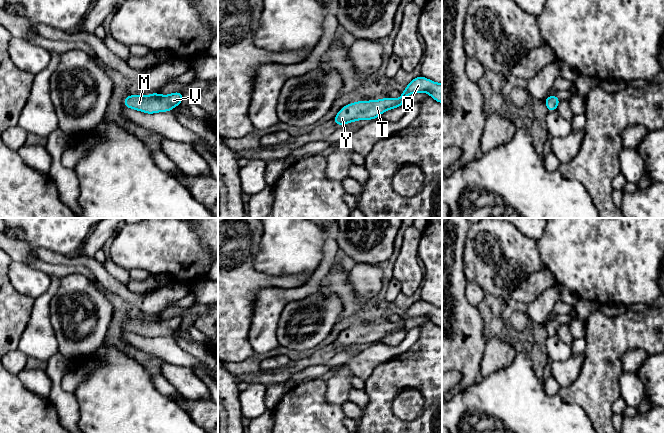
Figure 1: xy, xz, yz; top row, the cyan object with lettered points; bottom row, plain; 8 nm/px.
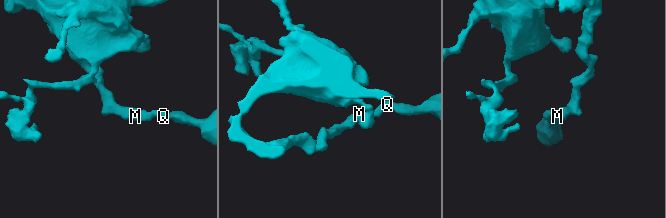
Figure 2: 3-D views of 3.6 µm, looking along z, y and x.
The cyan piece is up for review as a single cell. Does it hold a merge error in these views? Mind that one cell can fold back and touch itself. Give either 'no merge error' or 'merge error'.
no merge error

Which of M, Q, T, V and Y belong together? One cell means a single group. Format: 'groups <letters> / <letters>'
groups M Q T V Y

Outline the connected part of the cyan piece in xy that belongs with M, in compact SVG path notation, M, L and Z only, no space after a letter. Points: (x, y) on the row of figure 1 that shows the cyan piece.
M179 91L169 95L161 95L160 93L149 93L148 96L128 95L125 97L123 105L146 114L171 112L175 106L180 106L183 97L184 95Z

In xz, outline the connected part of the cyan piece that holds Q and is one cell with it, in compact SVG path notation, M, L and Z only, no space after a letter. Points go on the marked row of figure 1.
M420 75L412 79L406 89L400 92L400 99L387 97L379 100L356 101L342 107L333 121L338 126L342 126L358 120L374 120L387 110L404 106L408 95L419 92L428 93L432 99L442 104L442 83Z

